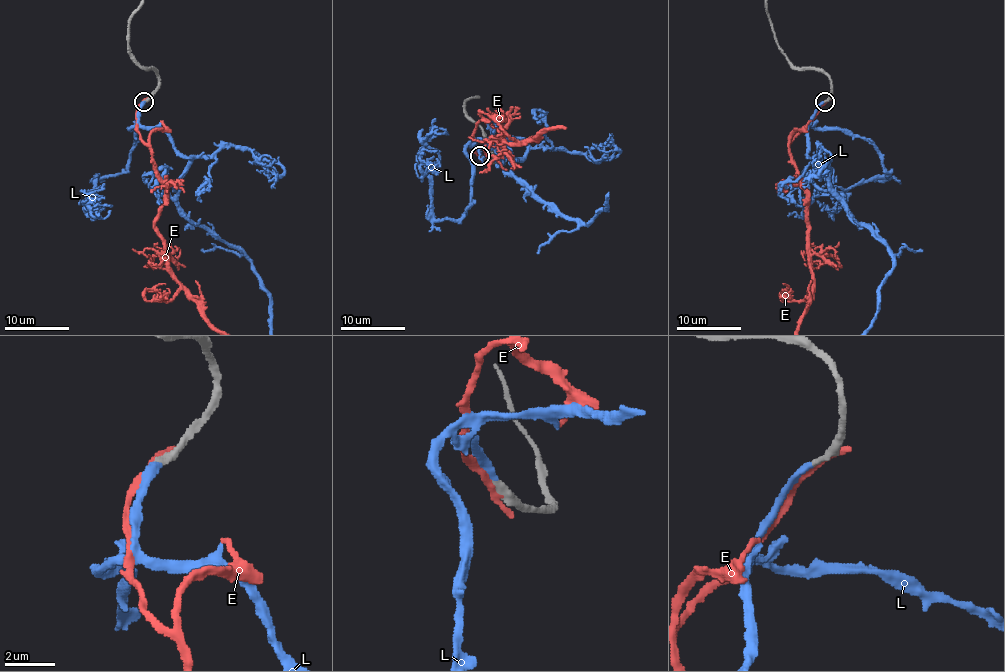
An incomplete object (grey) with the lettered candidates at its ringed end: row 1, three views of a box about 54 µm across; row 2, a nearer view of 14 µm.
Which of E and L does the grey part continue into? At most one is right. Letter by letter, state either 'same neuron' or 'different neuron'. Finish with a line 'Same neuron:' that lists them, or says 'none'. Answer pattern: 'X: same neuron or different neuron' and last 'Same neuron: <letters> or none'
E: different neuron
L: same neuron
Same neuron: L

